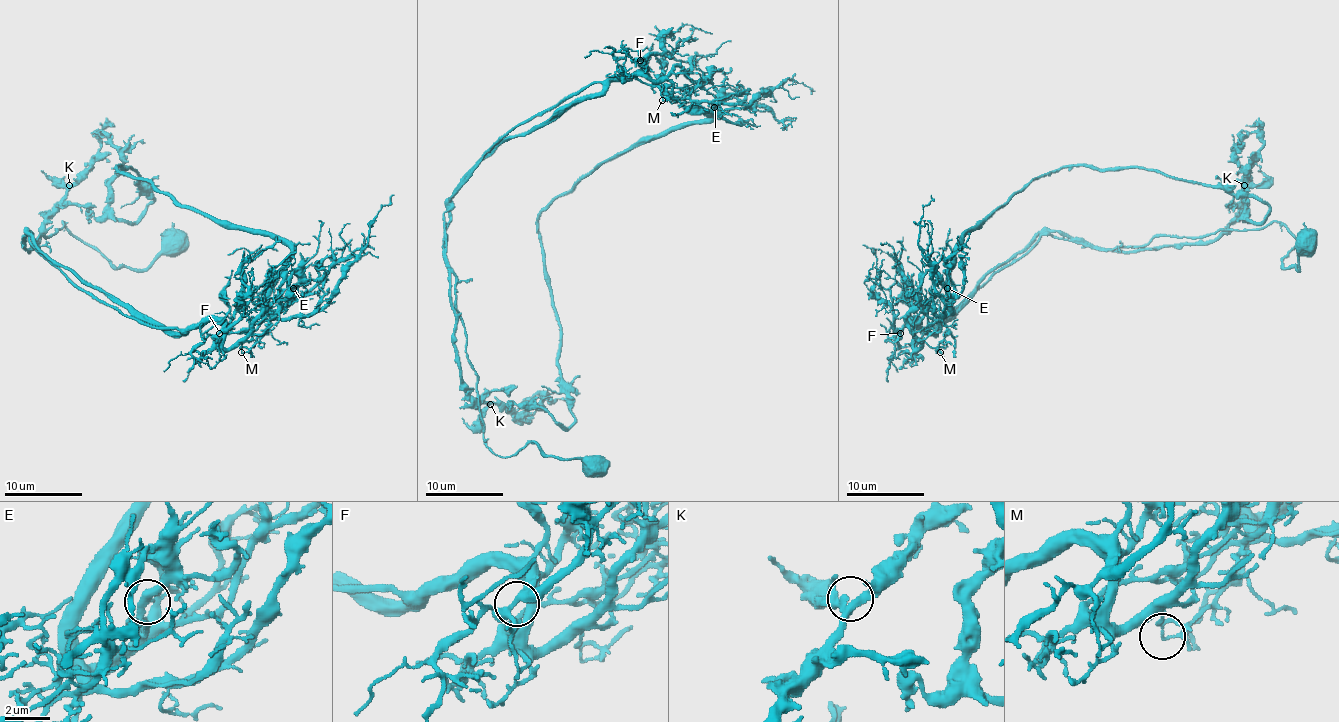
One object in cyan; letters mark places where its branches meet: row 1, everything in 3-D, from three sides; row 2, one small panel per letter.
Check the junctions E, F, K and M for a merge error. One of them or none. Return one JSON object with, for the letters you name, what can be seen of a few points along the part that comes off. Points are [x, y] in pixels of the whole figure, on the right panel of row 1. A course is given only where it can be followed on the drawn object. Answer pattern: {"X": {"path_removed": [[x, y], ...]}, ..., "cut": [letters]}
{"M": {"path_removed": [[939, 353], [955, 249], [1031, 179], [1144, 167], [1254, 194], [1261, 222], [1246, 216], [1244, 130]]}, "cut": ["M"]}

